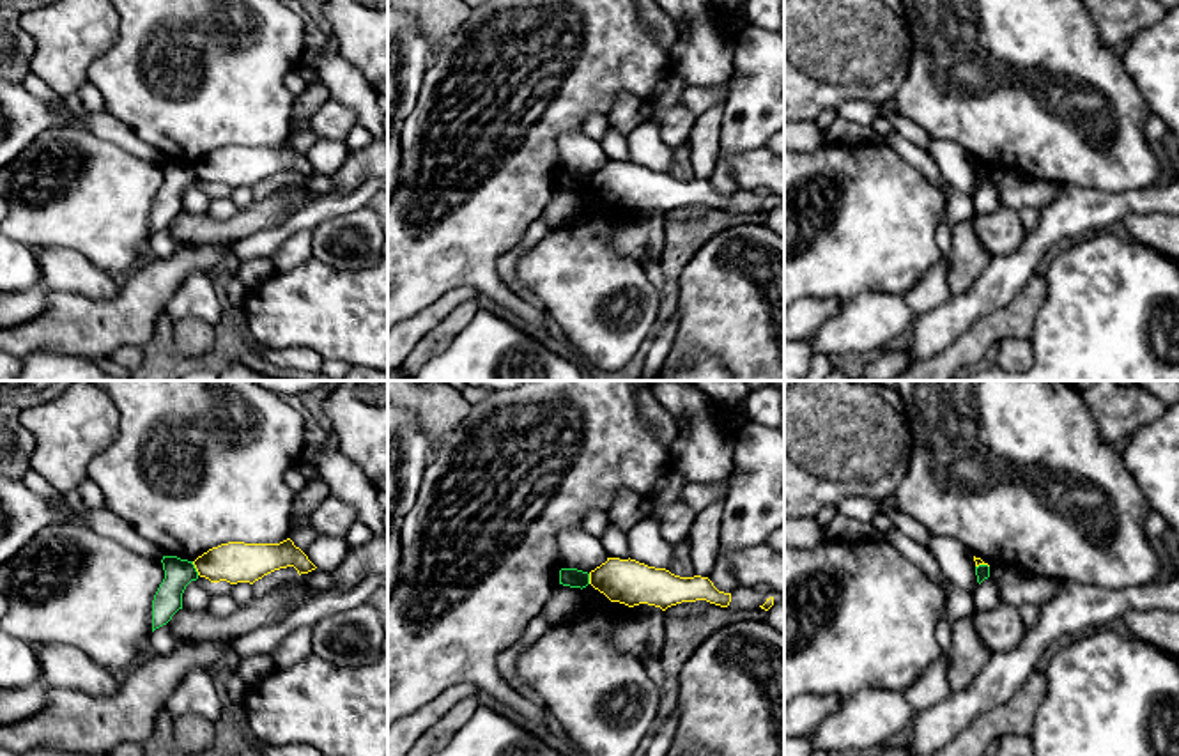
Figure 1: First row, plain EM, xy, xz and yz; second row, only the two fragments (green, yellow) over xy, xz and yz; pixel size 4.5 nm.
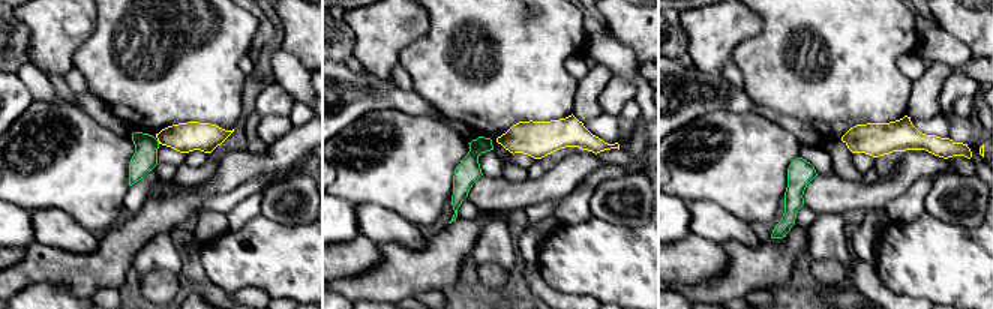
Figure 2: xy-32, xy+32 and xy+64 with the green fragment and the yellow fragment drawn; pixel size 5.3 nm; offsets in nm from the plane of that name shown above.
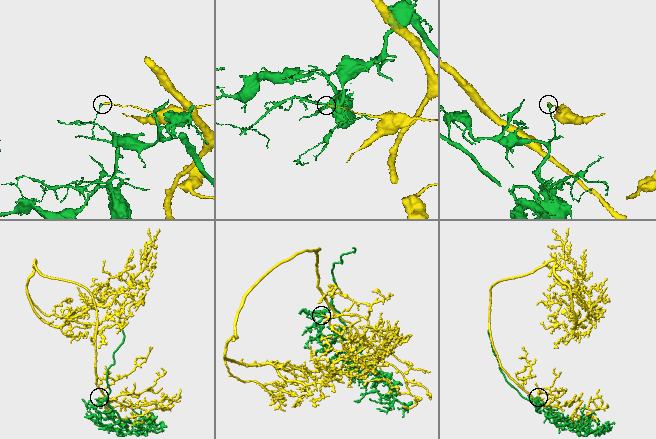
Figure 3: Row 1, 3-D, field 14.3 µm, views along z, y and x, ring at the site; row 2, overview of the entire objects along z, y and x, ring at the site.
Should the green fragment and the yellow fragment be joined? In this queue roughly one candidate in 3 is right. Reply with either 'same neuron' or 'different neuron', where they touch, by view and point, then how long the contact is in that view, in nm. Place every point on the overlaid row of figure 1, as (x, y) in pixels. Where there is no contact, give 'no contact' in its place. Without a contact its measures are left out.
different neuron; meets green in xy at (195, 569); contact 70 nm long

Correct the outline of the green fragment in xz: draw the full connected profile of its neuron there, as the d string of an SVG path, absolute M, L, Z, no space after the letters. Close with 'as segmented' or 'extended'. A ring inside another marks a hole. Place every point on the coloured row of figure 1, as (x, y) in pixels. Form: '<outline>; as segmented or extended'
M561 568L559 584L582 590L590 584L590 574L577 568Z; as segmented

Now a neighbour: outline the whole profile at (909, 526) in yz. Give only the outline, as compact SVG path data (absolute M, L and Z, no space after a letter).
M882 501L880 505L883 513L903 535L928 549L931 533L919 521L898 512L896 506L889 505L887 501Z

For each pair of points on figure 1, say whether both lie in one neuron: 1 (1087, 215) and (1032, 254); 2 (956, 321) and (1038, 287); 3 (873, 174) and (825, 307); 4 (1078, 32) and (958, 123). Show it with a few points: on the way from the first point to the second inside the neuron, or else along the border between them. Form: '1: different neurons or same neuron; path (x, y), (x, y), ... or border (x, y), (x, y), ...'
1: same neuron; path (1073, 215), (1047, 239)
2: different neurons; border (1036, 273), (1004, 307), (978, 321)
3: different neurons; border (802, 296), (836, 298), (843, 303)
4: same neuron; path (1114, 101), (1109, 158), (1061, 123), (1027, 123)

